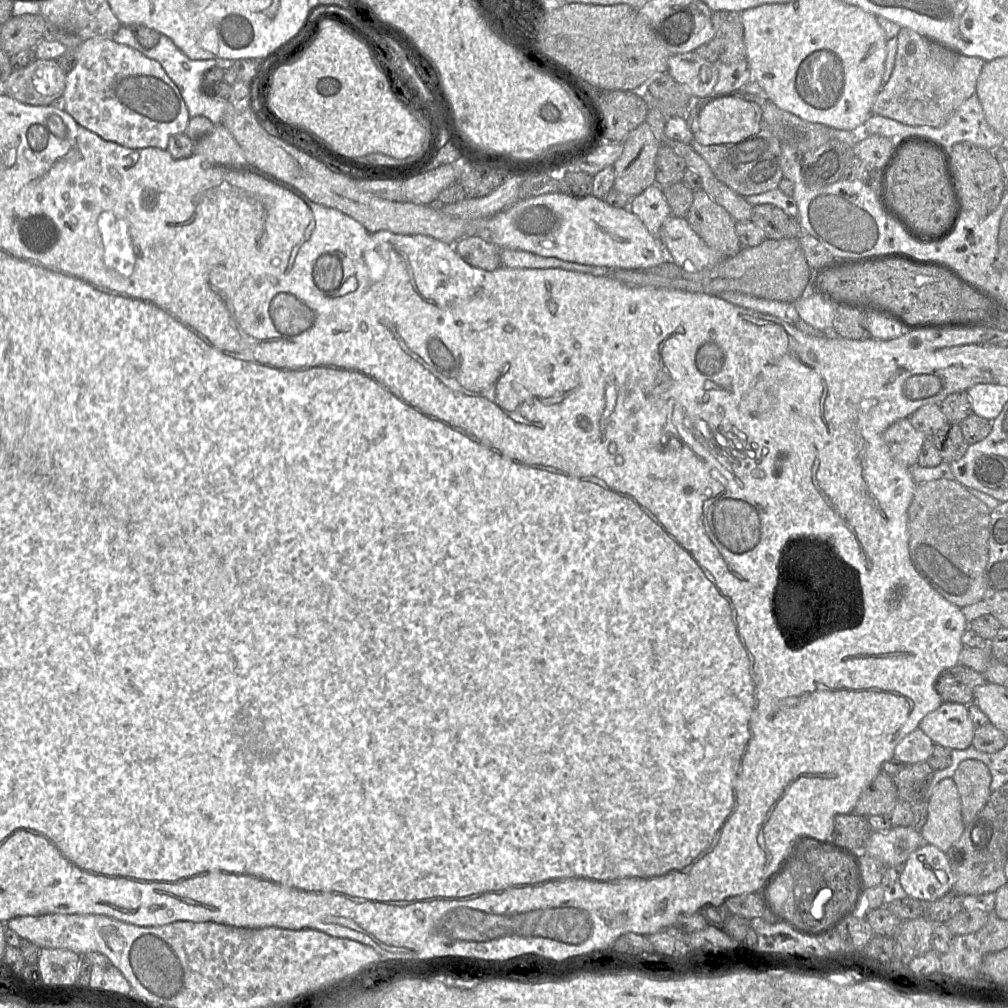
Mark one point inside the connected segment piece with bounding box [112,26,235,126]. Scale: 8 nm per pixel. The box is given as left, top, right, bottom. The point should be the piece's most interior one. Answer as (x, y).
(187, 74)

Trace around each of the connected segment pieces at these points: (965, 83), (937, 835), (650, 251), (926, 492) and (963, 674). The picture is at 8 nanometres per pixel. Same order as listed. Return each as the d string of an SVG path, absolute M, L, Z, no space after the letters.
M900 27L892 74L878 92L871 113L908 126L943 125L976 92L985 61L954 52L917 32Z
M944 778L928 801L927 820L920 831L923 841L946 853L958 841L965 826L956 784L953 778Z
M557 192L518 200L486 221L479 235L500 249L528 251L579 264L648 269L672 257L629 208L617 208L588 195L575 198Z
M938 479L916 484L908 509L910 559L919 575L959 608L984 598L990 512L984 502L956 480Z
M958 663L939 674L934 688L943 702L969 705L974 703L976 687L984 682L983 673Z

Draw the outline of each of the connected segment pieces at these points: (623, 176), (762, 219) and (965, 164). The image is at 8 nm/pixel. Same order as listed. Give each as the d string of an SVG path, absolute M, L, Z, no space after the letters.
M647 122L622 142L623 152L614 164L614 188L631 200L656 184L656 156L661 146Z
M772 204L752 206L750 220L763 232L765 239L799 238L802 234L798 219L789 217L784 211Z
M960 142L952 146L950 155L962 211L973 211L979 218L985 218L998 207L1005 191L1005 178L994 152Z

